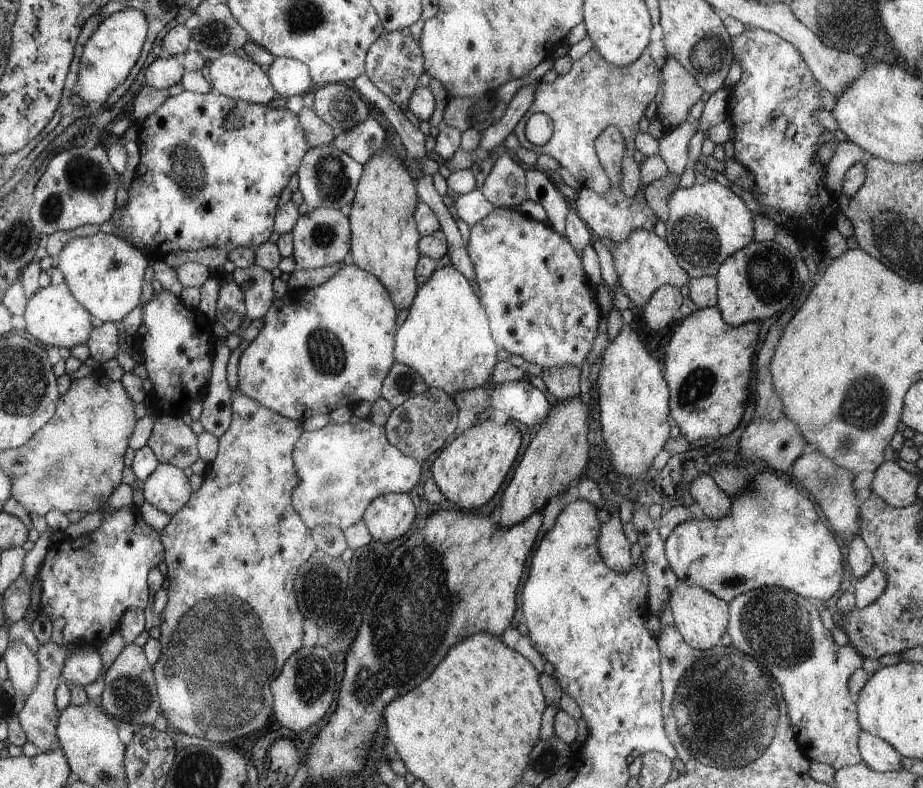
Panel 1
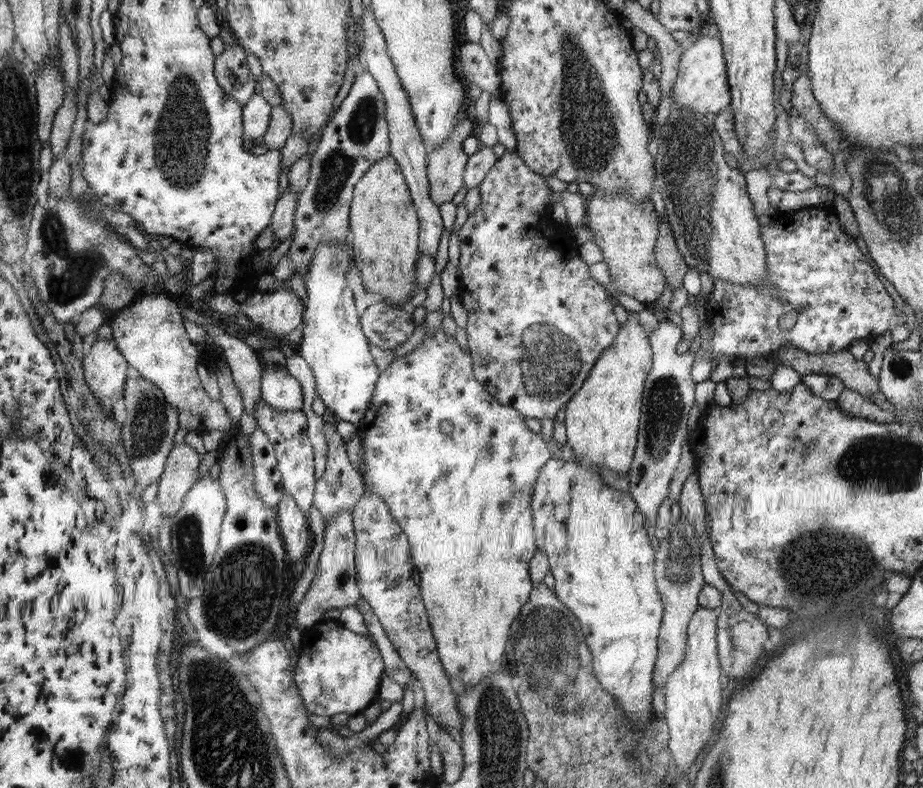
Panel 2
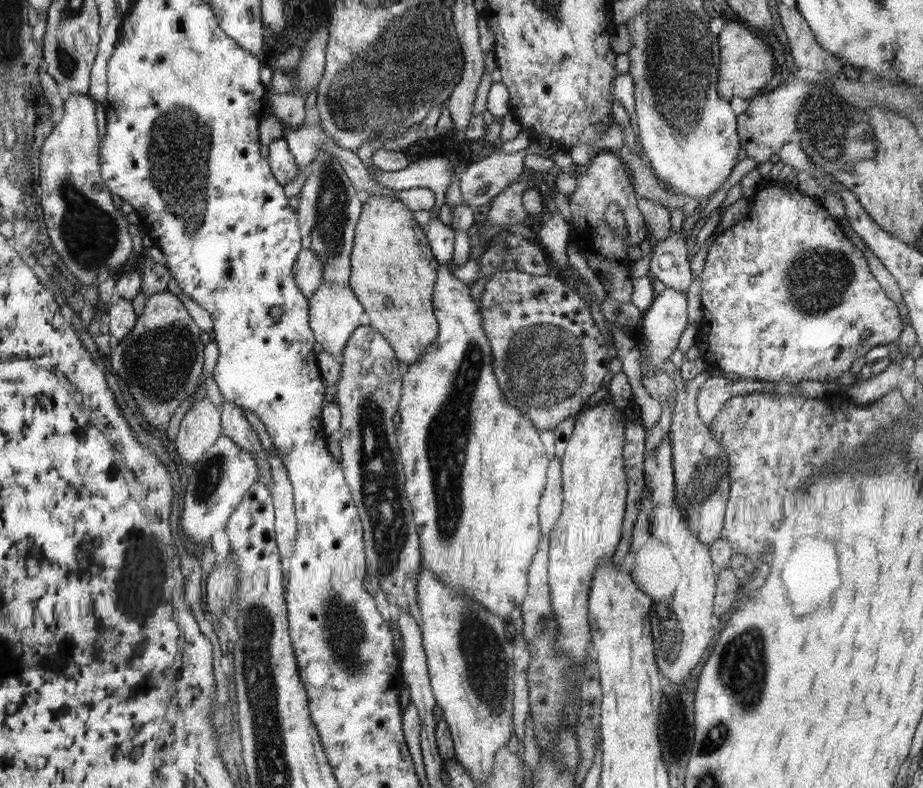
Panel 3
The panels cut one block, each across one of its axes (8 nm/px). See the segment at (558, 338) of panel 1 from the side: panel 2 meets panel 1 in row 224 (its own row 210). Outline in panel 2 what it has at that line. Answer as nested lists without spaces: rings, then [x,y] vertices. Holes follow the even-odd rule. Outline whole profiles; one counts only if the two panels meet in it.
[[[517,150],[508,151],[497,160],[496,166],[485,181],[478,187],[480,191],[480,204],[469,214],[468,220],[465,220],[464,226],[460,228],[460,257],[459,257],[459,288],[460,301],[467,311],[467,325],[465,328],[469,352],[472,353],[473,363],[472,370],[476,380],[484,386],[484,388],[492,394],[503,405],[518,407],[518,412],[526,418],[551,418],[554,419],[558,410],[562,410],[564,405],[581,390],[582,383],[589,376],[589,372],[593,370],[597,364],[597,360],[613,346],[618,334],[621,332],[622,320],[618,320],[618,300],[614,300],[614,292],[610,292],[610,288],[606,288],[606,284],[599,284],[594,279],[594,272],[590,272],[590,264],[581,257],[581,246],[578,240],[574,240],[570,228],[559,227],[554,224],[550,213],[553,202],[552,189],[546,184],[546,177],[541,173],[534,172],[525,164],[524,158]]]

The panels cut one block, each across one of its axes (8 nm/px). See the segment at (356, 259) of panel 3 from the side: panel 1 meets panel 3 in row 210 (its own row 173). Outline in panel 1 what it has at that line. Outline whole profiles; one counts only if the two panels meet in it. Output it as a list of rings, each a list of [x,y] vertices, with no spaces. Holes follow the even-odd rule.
[[[389,146],[374,151],[364,165],[357,185],[356,199],[350,206],[352,260],[362,270],[370,271],[385,285],[399,312],[409,309],[417,296],[420,282],[416,275],[420,263],[421,233],[417,229],[416,210],[420,202],[417,179],[405,162]]]

